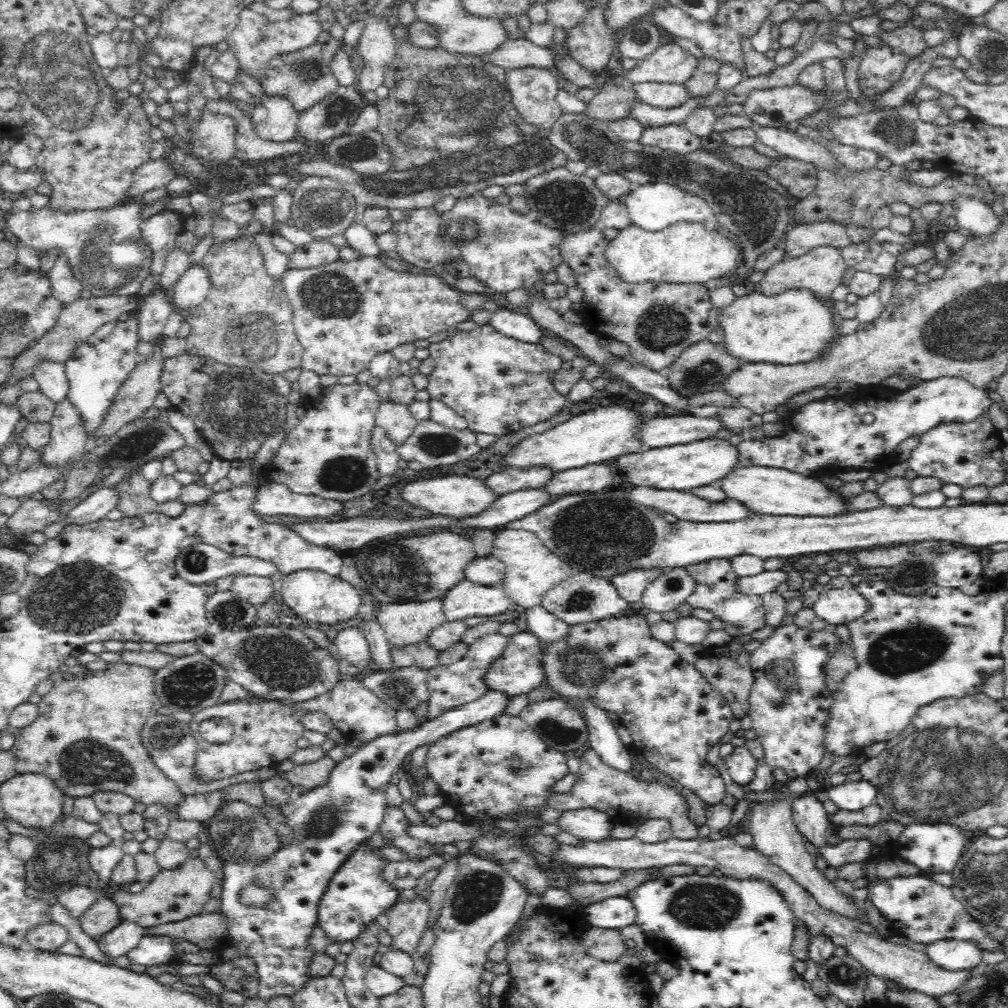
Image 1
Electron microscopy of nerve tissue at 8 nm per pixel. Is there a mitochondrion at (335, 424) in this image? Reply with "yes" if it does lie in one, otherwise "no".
no

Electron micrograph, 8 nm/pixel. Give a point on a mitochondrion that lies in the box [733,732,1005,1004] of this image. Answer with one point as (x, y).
(843, 974)

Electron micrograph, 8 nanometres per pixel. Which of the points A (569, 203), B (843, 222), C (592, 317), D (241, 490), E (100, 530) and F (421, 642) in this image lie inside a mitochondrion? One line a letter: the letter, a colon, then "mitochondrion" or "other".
A: mitochondrion
B: other
C: other
D: other
E: other
F: other

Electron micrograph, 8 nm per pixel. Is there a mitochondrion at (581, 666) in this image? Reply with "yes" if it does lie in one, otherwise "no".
yes

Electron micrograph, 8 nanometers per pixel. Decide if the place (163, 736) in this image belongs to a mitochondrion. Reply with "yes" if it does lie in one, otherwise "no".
yes

